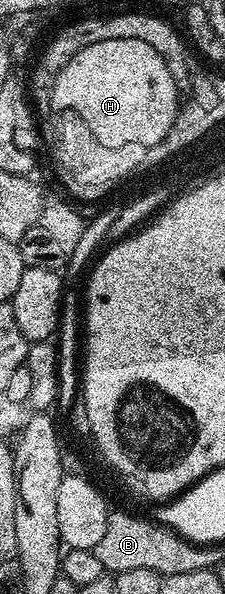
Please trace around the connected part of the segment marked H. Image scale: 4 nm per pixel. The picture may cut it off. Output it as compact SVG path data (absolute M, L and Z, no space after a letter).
M105 39L101 43L93 43L93 47L85 47L85 51L77 51L77 55L73 55L73 59L54 74L51 98L59 101L59 105L79 109L79 113L91 121L91 129L99 133L99 141L107 141L107 145L147 141L152 147L160 146L179 114L179 89L173 75L169 75L165 59L161 59L149 43L141 43L141 39Z

